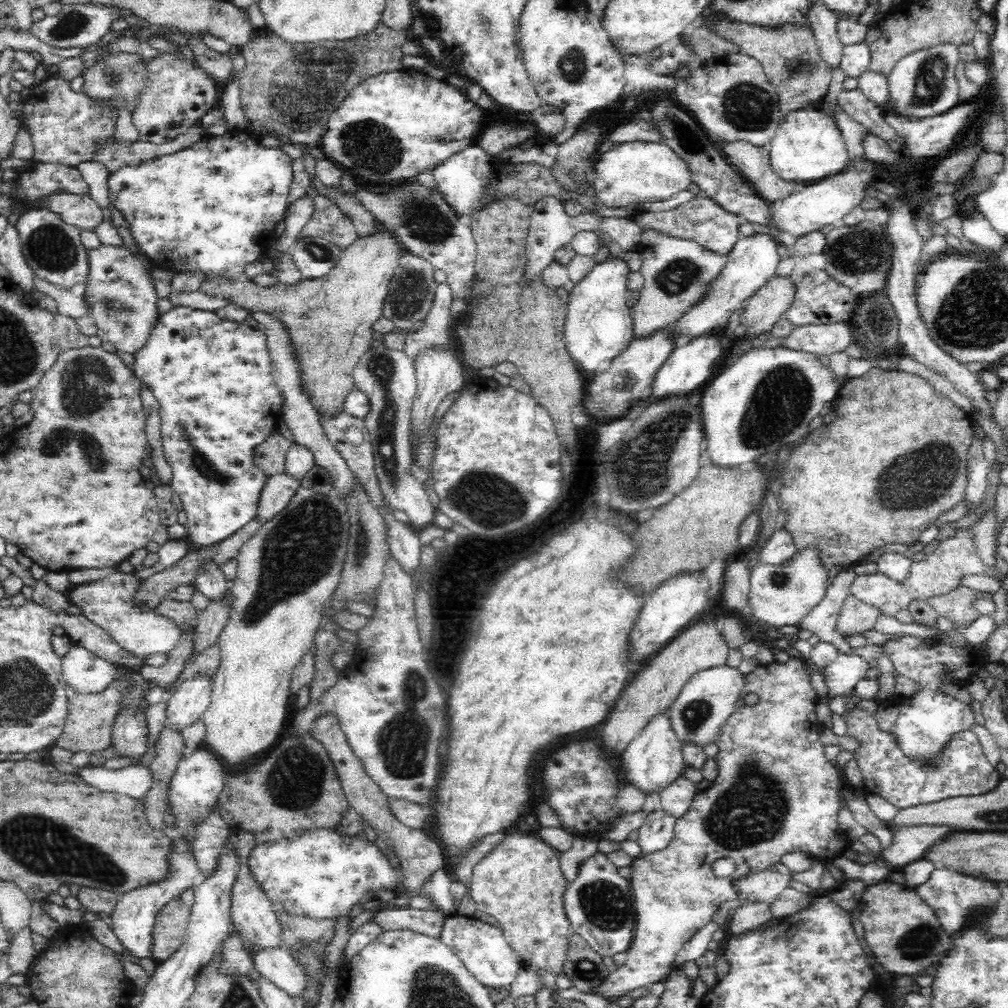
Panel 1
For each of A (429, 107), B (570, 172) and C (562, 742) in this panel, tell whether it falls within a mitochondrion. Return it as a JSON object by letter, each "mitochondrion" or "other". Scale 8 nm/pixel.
{"A":"other","B":"mitochondrion","C":"other"}

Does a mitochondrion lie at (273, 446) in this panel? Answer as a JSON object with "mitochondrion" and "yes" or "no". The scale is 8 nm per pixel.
{"mitochondrion":"no"}

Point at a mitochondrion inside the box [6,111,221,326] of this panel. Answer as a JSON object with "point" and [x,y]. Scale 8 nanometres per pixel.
{"point":[50,246]}

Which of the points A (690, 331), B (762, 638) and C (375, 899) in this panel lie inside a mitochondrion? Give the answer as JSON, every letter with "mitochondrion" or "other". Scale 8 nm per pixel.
{"A":"other","B":"other","C":"other"}

